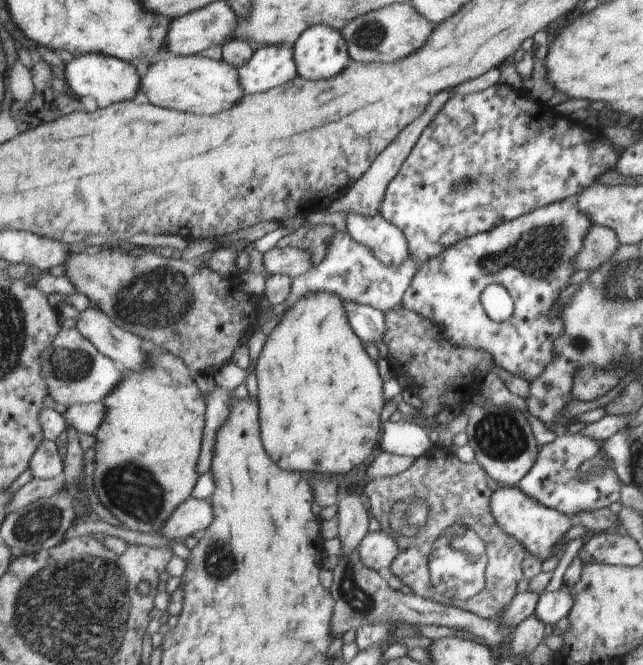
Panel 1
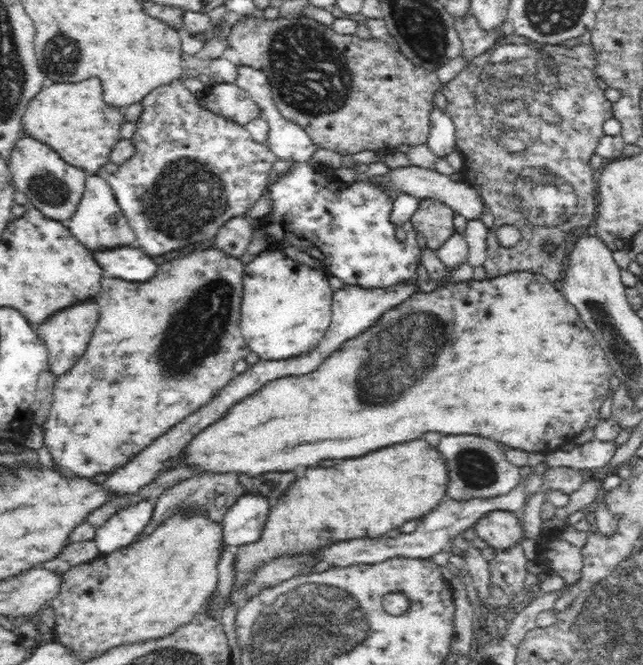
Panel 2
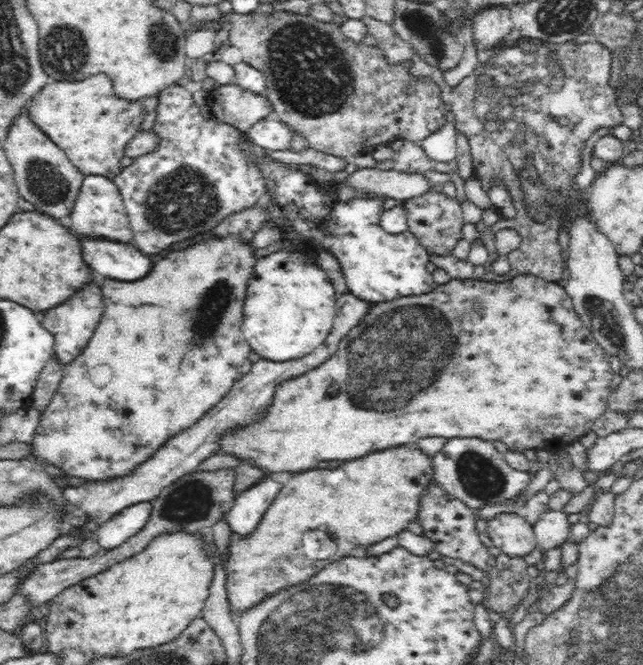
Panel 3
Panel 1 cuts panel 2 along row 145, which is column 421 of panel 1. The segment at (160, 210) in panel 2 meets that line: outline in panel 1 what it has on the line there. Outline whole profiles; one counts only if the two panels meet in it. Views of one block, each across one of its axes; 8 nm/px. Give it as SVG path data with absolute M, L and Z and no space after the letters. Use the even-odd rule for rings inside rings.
M495 83L494 85L478 92L467 93L464 95L452 95L442 110L434 116L432 122L426 126L426 130L422 132L420 138L416 141L414 148L402 163L398 174L392 179L385 190L385 196L381 202L381 215L386 222L390 222L392 226L397 226L398 230L404 234L407 240L407 247L412 258L418 262L418 268L422 264L426 264L436 256L440 256L448 248L464 240L474 236L475 234L492 230L499 224L507 223L512 219L529 212L534 212L537 208L547 207L548 204L559 203L564 199L575 197L580 192L584 192L587 188L592 187L598 180L598 177L605 174L608 170L616 168L616 162L622 156L621 150L602 136L602 126L588 126L584 122L585 115L563 116L556 112L554 107L549 107L544 102L536 100L532 95L524 94L521 89L514 90L509 86Z

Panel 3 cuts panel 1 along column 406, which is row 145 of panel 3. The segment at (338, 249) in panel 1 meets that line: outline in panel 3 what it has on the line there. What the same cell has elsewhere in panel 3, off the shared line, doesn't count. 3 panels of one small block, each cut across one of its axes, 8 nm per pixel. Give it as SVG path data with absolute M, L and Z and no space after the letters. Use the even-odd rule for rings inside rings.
M274 116L260 120L247 131L248 137L254 144L270 151L289 150L290 143L294 142L292 128L276 119Z

